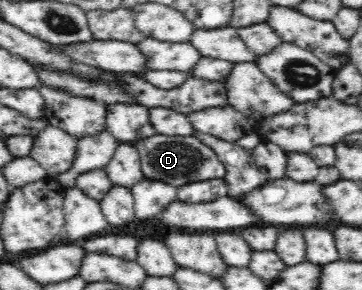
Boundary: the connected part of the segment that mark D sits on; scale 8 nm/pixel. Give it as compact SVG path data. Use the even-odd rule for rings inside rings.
M154 134L147 140L134 142L133 145L140 155L145 179L155 179L179 188L193 181L223 179L226 173L223 163L216 156L214 150L201 144L195 135L191 135L189 138L179 138L179 136Z

